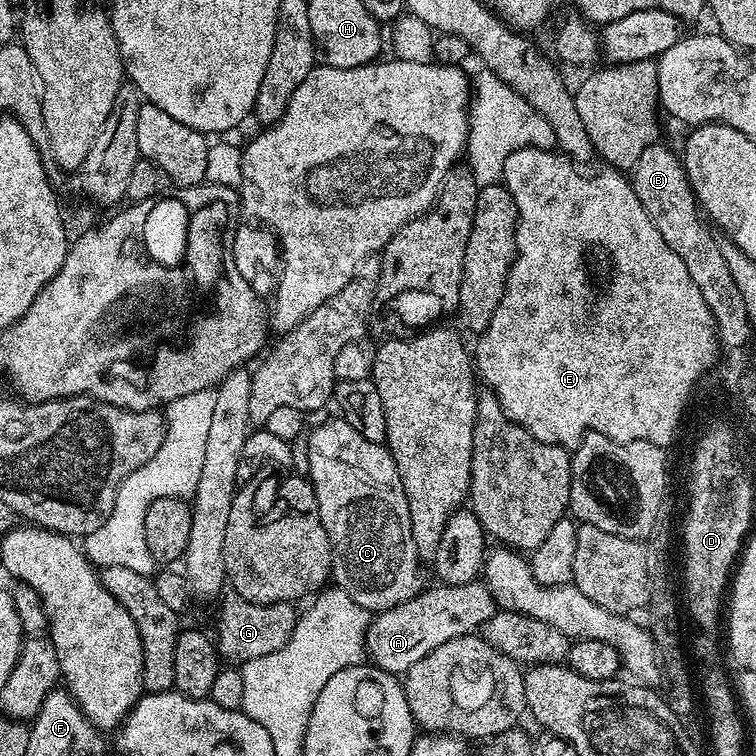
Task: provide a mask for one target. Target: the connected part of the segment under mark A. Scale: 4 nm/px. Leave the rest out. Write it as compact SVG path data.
M479 579L468 584L444 584L439 587L425 587L414 598L385 612L375 613L369 619L364 646L367 659L375 667L393 674L408 672L418 658L426 658L430 650L438 650L442 642L483 629L484 623L497 611L492 591Z

